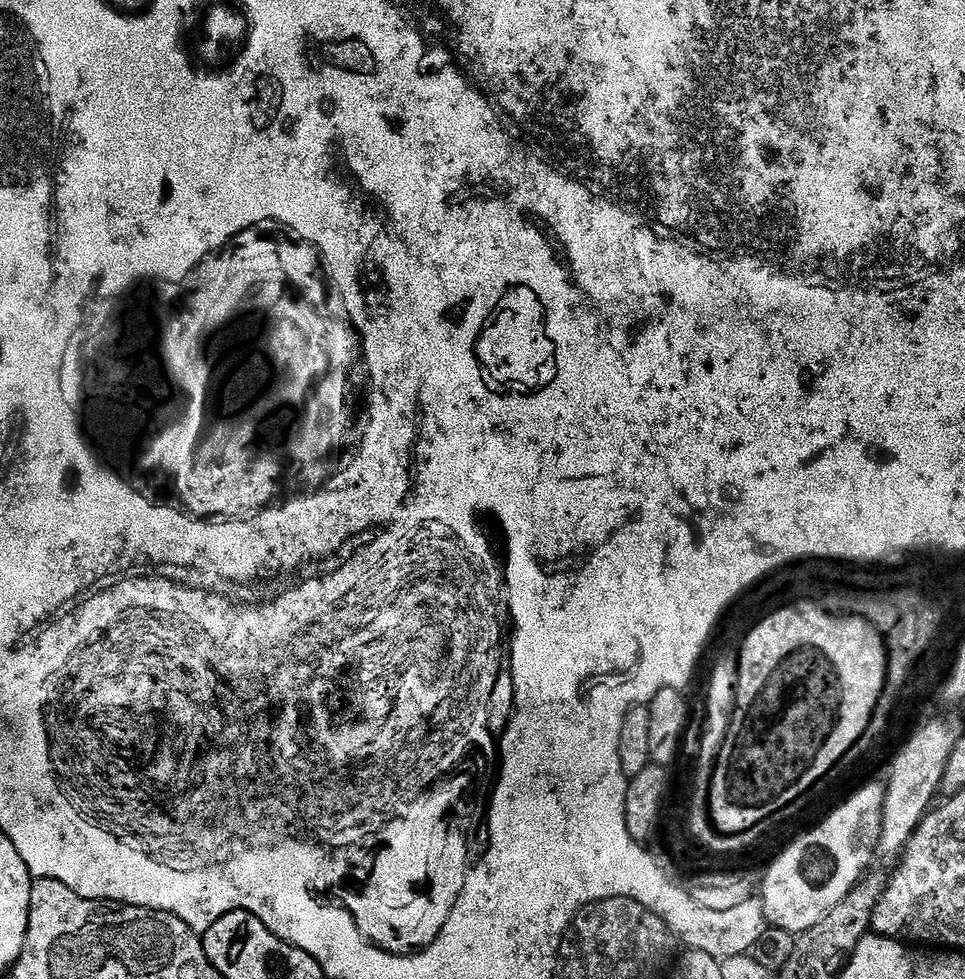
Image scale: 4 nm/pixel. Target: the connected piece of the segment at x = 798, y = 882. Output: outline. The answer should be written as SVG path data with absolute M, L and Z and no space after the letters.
M868 788L837 812L827 826L813 832L808 839L791 841L789 848L769 866L764 876L762 901L771 927L793 934L810 930L864 879L880 847L884 793L885 789Z

